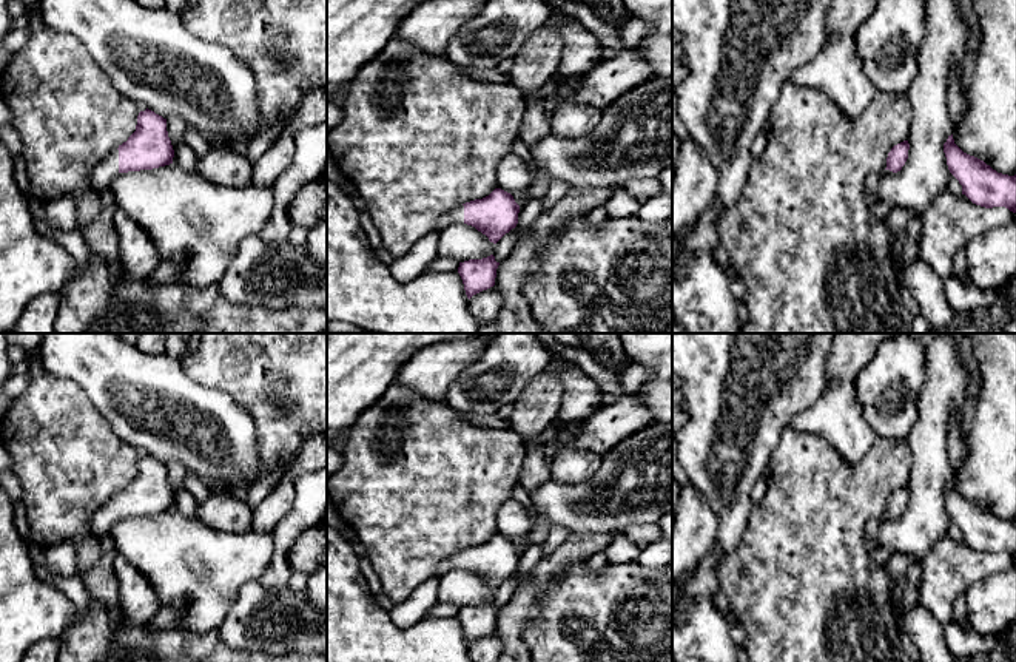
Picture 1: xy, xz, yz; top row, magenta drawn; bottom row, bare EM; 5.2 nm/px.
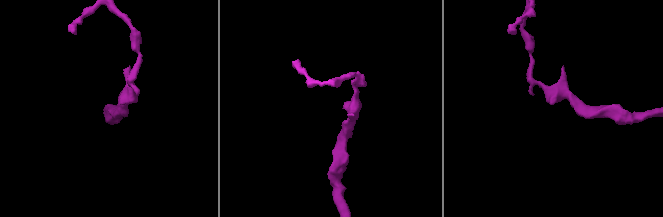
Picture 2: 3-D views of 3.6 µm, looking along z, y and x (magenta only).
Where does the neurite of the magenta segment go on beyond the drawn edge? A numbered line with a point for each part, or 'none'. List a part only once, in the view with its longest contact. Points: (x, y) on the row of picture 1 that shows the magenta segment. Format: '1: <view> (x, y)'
1: xy (107, 170)

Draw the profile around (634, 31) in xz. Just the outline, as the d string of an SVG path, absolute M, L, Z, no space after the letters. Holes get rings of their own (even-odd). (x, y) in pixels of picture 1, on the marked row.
M631 19L618 29L620 49L635 49L648 32L649 28L643 20Z

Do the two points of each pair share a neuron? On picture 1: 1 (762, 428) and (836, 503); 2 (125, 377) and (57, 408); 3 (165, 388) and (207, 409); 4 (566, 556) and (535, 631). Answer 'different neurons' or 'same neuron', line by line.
1: different neurons
2: different neurons
3: same neuron
4: different neurons

